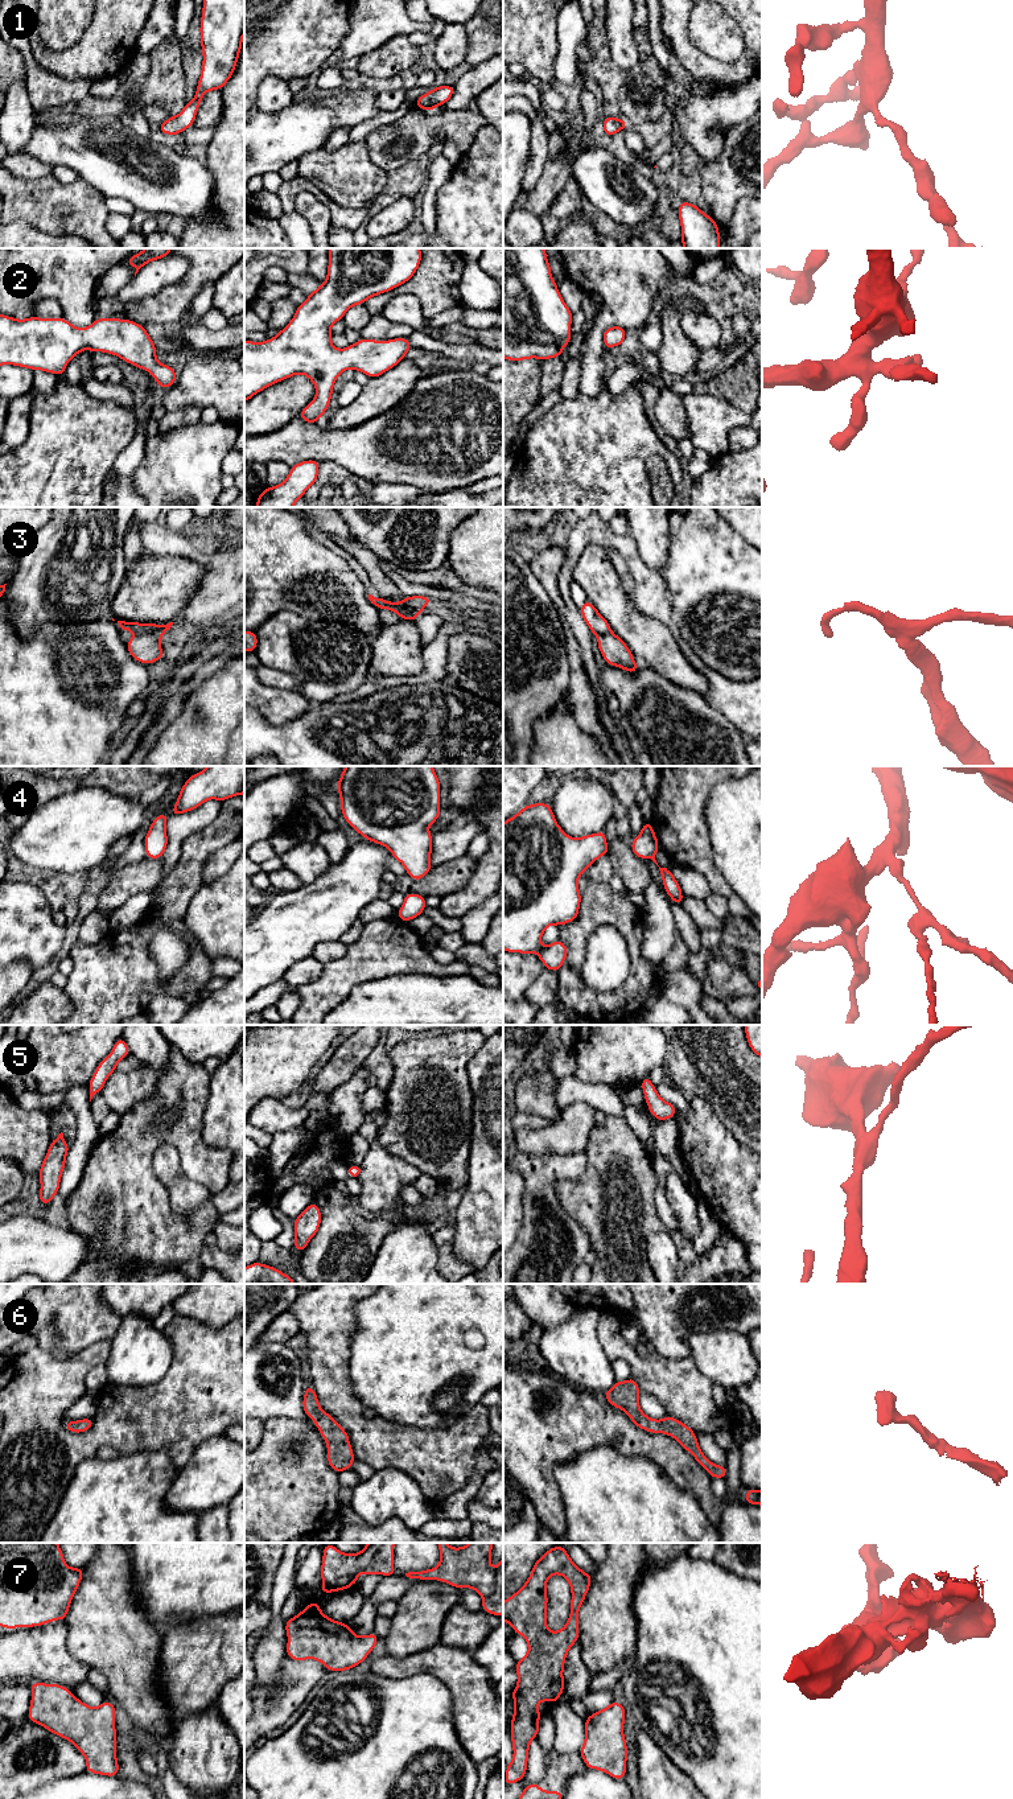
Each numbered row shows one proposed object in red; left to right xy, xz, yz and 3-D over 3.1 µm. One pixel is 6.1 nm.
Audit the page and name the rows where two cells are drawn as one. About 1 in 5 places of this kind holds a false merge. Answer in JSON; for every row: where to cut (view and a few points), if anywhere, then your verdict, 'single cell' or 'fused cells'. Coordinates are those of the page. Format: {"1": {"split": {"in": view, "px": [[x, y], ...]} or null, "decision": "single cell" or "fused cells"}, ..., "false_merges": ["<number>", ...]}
{"1": {"split": null, "decision": "single cell"}, "2": {"split": null, "decision": "single cell"}, "3": {"split": {"in": "xy", "px": [[160, 634], [136, 635]]}, "decision": "fused cells"}, "4": {"split": null, "decision": "single cell"}, "5": {"split": null, "decision": "single cell"}, "6": {"split": null, "decision": "single cell"}, "7": {"split": null, "decision": "single cell"}, "false_merges": ["3"]}

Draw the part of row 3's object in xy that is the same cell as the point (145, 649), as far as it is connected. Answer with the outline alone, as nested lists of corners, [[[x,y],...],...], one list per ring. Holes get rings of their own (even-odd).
[[[158,634],[135,635],[125,643],[125,646],[131,656],[143,664],[164,659],[161,635]]]

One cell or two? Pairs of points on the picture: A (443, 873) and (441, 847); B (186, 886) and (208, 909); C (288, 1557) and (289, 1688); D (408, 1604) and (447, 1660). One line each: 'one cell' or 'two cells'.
A: two cells
B: two cells
C: two cells
D: two cells

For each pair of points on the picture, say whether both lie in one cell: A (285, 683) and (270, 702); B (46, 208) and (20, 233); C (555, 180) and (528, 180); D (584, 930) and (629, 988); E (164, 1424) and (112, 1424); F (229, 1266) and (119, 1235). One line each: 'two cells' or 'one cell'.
A: two cells
B: two cells
C: two cells
D: one cell
E: one cell
F: two cells

